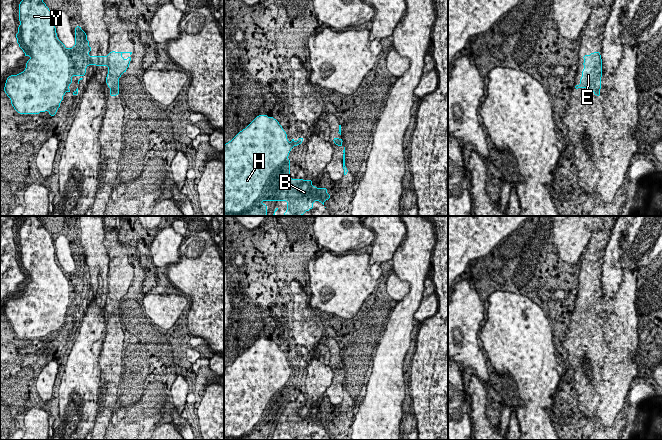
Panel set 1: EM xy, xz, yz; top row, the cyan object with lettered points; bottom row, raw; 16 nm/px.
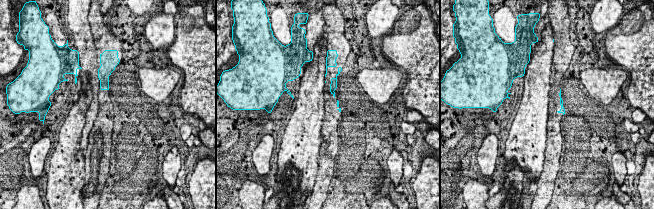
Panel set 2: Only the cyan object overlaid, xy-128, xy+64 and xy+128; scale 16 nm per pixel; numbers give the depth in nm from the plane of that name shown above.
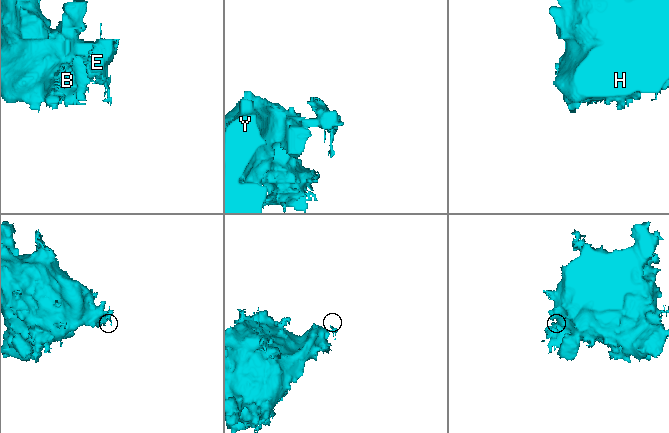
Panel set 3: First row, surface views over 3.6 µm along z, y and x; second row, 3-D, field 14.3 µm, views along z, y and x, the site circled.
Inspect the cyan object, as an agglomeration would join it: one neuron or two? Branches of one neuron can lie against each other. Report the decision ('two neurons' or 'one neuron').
one neuron

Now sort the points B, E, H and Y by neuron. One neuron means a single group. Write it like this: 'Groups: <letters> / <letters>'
Groups: B E H Y

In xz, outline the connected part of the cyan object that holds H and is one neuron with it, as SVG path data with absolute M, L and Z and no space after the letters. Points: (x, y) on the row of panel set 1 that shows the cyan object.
M258 115L245 129L224 145L224 216L267 216L267 205L262 201L286 201L287 211L283 216L301 216L313 209L313 202L324 202L330 199L327 188L312 186L312 180L291 179L290 159L287 157L294 146L303 141L287 140L287 133L277 119L267 115Z

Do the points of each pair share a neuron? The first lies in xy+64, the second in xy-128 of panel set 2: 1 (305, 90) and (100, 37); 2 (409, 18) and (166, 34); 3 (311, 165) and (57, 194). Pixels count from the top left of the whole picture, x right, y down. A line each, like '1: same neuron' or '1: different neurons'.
1: different neurons
2: different neurons
3: same neuron

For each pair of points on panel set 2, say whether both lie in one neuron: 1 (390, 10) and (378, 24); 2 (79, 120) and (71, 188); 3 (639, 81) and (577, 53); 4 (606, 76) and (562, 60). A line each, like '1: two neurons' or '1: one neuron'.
1: one neuron
2: one neuron
3: two neurons
4: two neurons

